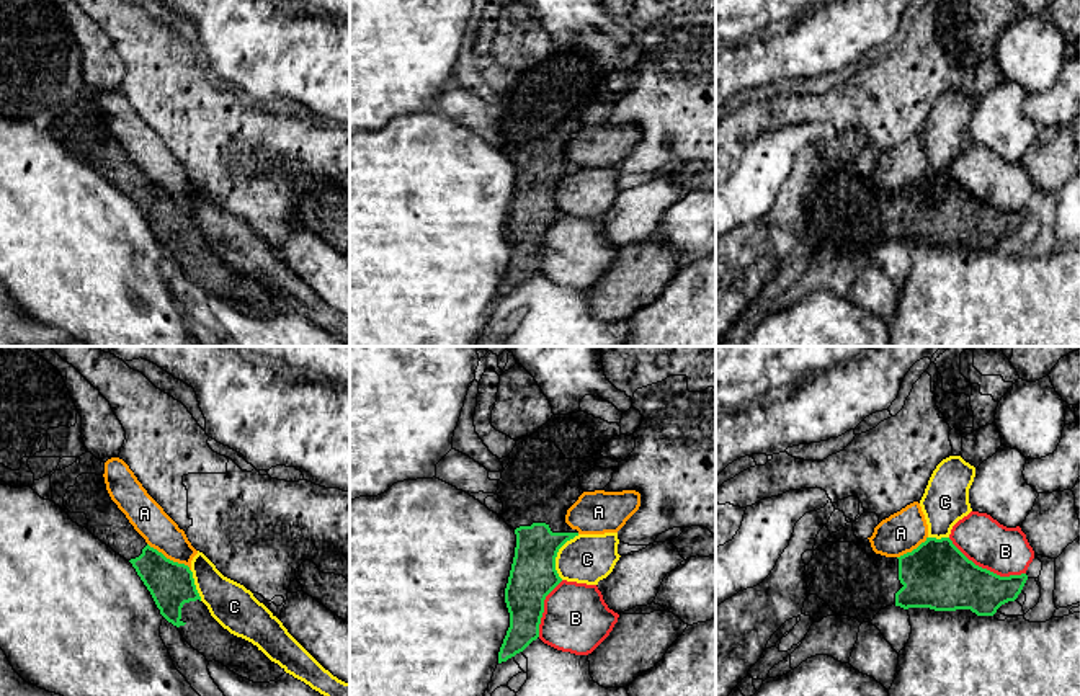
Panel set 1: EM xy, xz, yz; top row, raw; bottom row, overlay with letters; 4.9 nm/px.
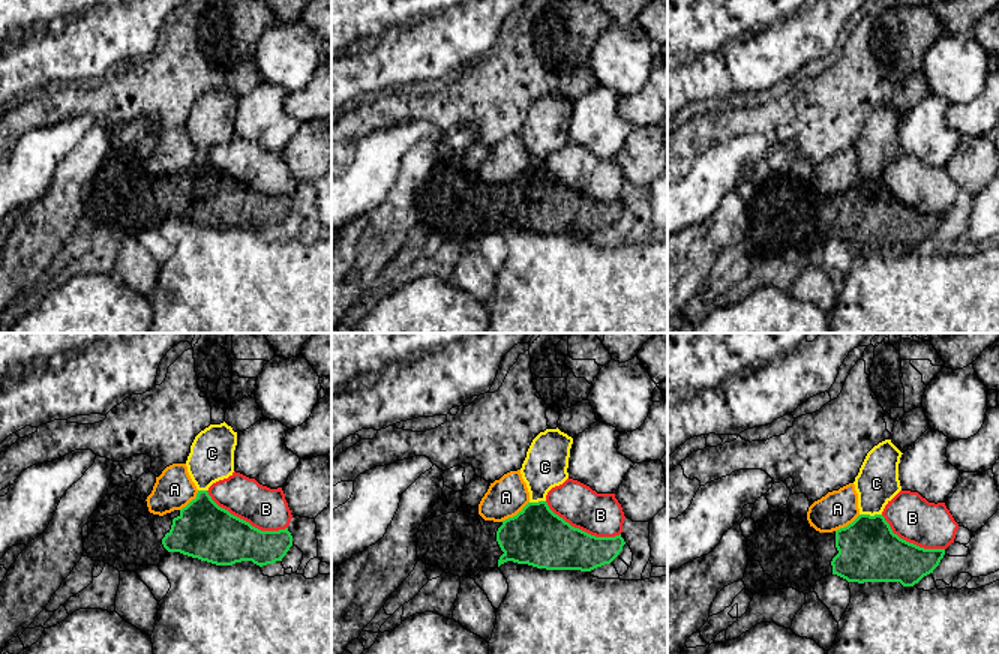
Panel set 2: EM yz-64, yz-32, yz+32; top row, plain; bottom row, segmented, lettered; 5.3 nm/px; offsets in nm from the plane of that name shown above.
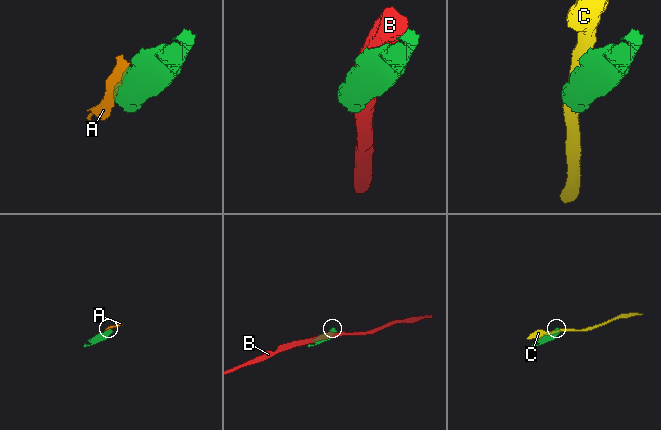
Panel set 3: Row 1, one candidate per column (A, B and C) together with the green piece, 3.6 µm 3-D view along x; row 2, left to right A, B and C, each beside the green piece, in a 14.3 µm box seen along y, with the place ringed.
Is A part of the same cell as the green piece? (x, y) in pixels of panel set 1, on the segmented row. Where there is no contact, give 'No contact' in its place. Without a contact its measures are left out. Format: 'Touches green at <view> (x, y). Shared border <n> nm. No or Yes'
Touches green at xy (169, 559). Shared border 260 nm. No

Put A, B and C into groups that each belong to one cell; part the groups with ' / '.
A / B / C

